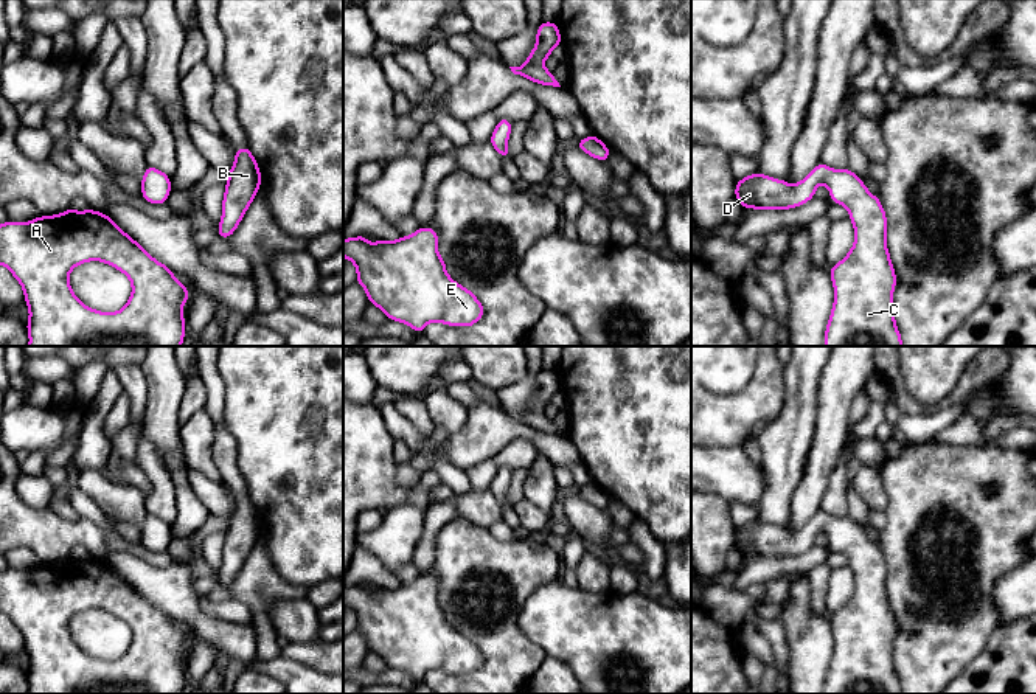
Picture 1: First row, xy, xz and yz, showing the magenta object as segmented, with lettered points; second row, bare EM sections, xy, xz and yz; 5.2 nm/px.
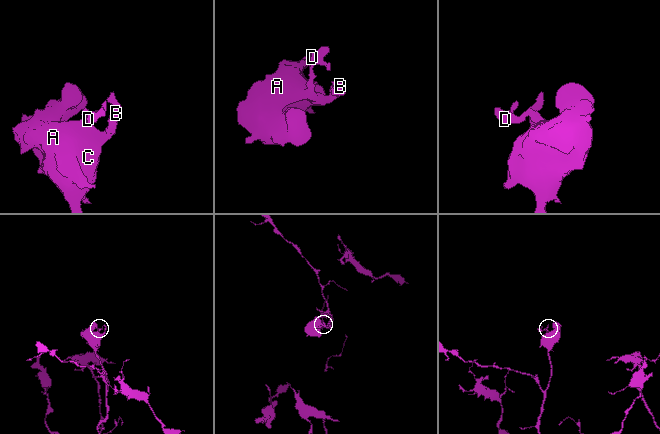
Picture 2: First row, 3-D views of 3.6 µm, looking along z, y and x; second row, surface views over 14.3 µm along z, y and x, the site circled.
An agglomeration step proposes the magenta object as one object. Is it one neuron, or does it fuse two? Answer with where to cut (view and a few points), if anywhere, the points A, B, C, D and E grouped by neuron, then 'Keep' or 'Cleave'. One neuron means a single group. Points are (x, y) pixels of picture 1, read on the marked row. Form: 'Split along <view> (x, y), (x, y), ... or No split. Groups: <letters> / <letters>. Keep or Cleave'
No split. Groups: A B C D E. Keep

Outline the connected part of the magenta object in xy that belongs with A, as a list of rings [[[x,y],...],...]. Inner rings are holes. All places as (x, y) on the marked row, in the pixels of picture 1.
[[[68,208],[54,216],[39,216],[30,222],[8,220],[0,225],[0,265],[5,265],[19,281],[30,311],[26,331],[28,346],[182,346],[185,338],[183,304],[189,290],[174,276],[172,270],[152,258],[135,239],[124,233],[106,213],[92,208],[76,211]],[[99,261],[123,272],[130,284],[129,301],[120,311],[101,312],[87,307],[71,290],[70,272],[84,262]]]

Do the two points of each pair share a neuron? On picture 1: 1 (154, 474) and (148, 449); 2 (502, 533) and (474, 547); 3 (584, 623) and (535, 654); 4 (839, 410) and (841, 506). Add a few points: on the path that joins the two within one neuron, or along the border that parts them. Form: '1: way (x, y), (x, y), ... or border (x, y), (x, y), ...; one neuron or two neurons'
1: way (154, 468), (148, 455); one neuron
2: border (486, 528), (500, 539), (521, 541); two neurons
3: border (518, 623), (547, 655); two neurons
4: border (847, 441), (825, 491); two neurons

